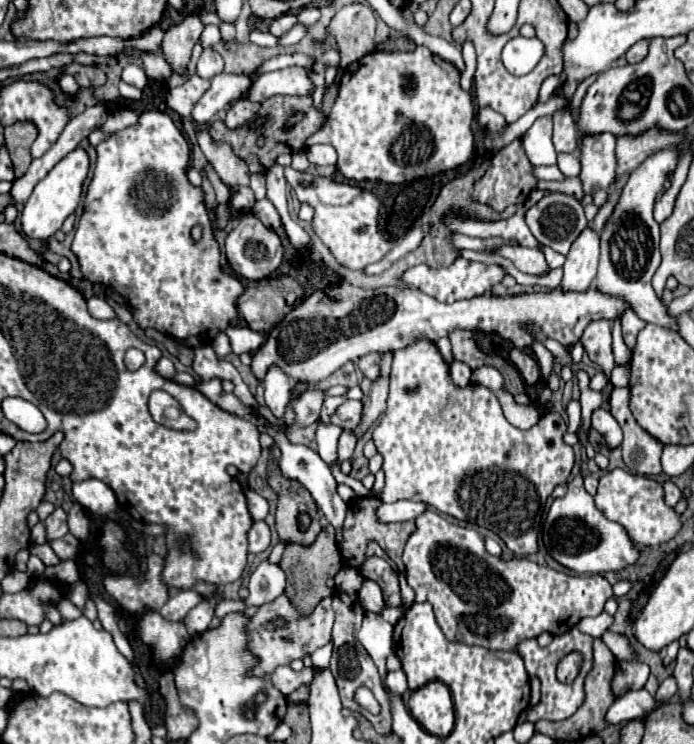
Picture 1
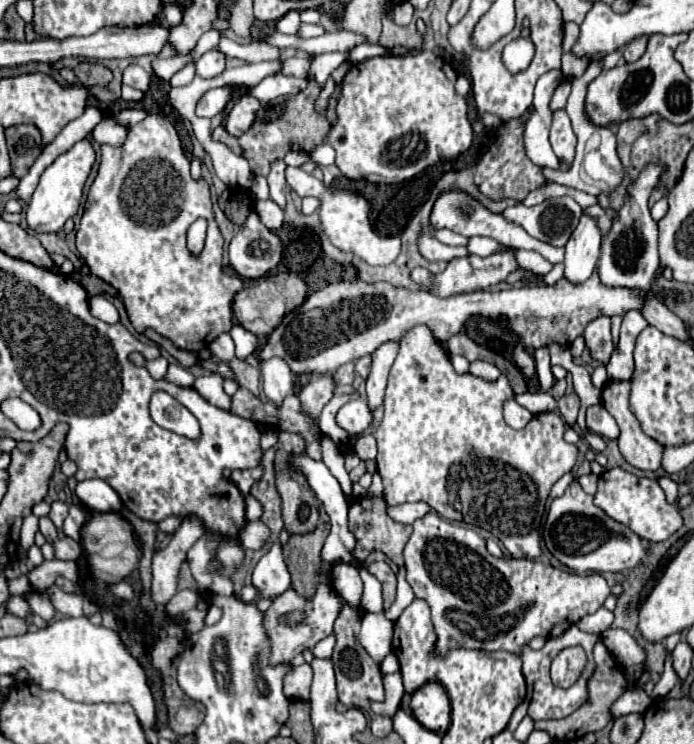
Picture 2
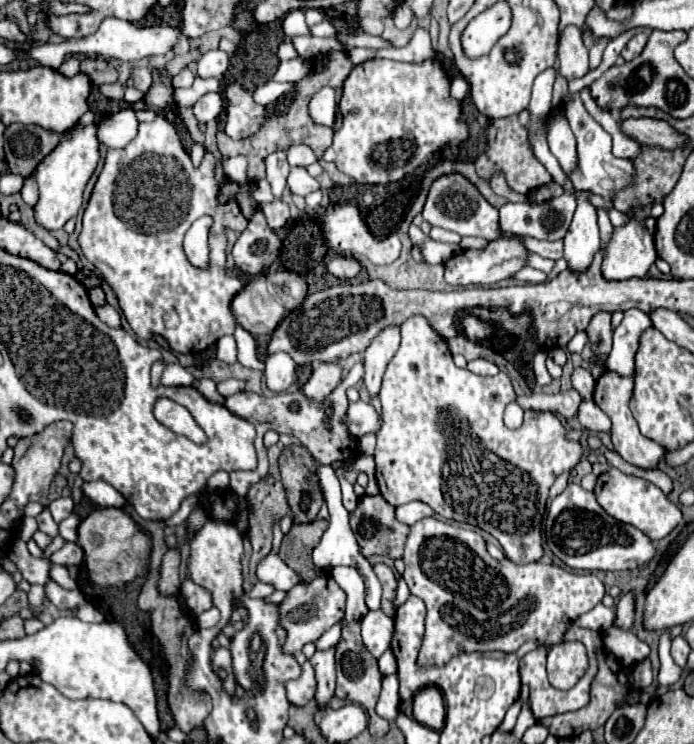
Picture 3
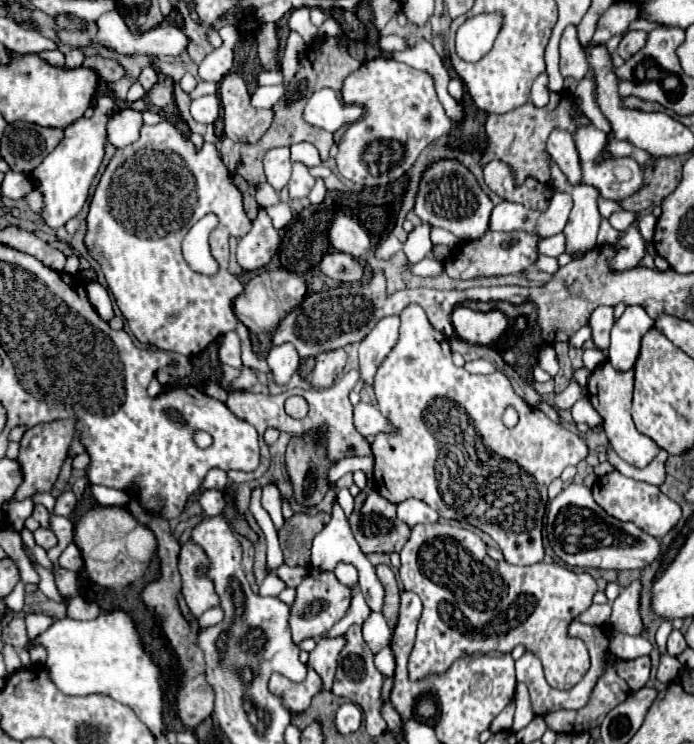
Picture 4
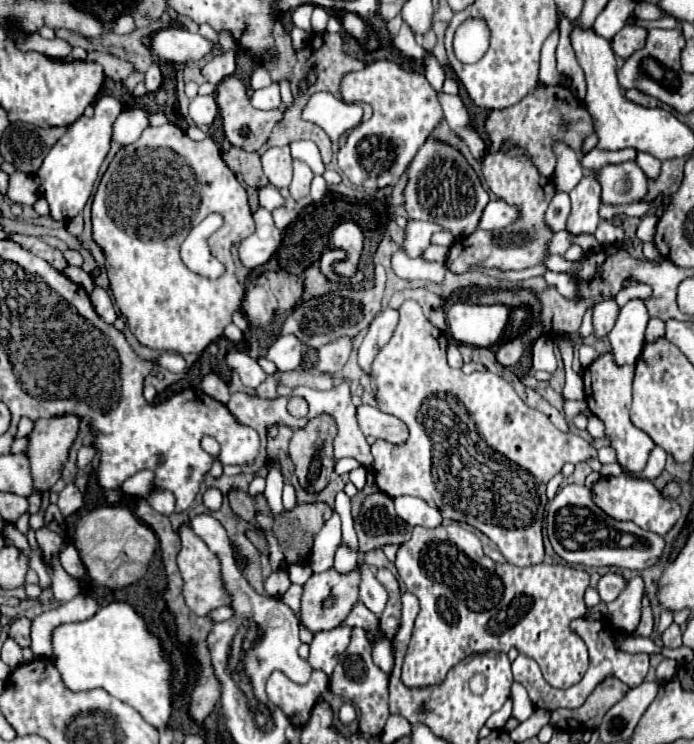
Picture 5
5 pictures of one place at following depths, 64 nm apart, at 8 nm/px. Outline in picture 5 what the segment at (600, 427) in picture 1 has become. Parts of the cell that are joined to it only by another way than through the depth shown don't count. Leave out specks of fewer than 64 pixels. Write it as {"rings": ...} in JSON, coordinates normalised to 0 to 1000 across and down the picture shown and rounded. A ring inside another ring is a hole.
{"rings":[[[810,538],[810,546],[813,546],[813,556],[818,559],[818,565],[824,565],[833,554],[844,554],[844,559],[853,559],[847,546],[841,540],[827,540],[827,538]]]}

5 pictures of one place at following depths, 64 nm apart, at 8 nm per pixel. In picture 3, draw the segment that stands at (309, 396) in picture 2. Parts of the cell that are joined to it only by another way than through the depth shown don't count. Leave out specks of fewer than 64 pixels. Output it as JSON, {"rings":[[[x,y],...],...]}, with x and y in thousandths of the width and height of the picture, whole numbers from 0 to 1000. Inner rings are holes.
{"rings":[[[458,487],[447,511],[438,516],[438,530],[450,538],[467,538],[493,511],[493,487]]]}

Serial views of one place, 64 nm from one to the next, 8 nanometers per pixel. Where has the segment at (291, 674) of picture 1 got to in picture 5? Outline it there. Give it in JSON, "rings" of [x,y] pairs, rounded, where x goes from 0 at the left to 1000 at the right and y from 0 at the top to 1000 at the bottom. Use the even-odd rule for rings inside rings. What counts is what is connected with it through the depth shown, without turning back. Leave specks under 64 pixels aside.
{"rings":[[[452,901],[444,919],[432,922],[412,911],[409,906],[395,903],[386,911],[386,938],[395,944],[421,970],[421,976],[435,978],[444,973],[452,941],[458,941],[458,933],[473,927],[473,911],[464,901]]]}

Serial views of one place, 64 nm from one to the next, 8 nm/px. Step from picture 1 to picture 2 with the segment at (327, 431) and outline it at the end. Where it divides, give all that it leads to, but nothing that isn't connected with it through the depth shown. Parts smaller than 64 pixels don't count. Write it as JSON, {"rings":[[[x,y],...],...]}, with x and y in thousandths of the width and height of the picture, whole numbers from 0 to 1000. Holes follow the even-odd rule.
{"rings":[[[467,586],[464,589],[464,610],[467,610],[467,624],[476,629],[476,634],[484,640],[484,645],[490,648],[493,653],[493,661],[499,667],[499,675],[504,677],[510,672],[510,664],[507,664],[507,648],[501,642],[501,634],[496,629],[496,613],[493,608],[484,602],[484,594],[478,594],[478,589]]]}

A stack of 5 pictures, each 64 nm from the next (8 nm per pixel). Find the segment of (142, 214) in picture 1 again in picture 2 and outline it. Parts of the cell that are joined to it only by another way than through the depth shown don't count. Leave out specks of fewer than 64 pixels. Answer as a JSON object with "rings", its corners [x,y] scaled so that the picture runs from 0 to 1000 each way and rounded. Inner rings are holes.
{"rings":[[[216,153],[190,169],[176,199],[147,196],[144,228],[127,258],[121,290],[110,312],[110,333],[135,371],[170,390],[184,427],[202,449],[207,449],[210,441],[219,441],[245,454],[254,468],[288,473],[337,438],[334,403],[337,395],[349,390],[349,376],[320,366],[323,320],[308,296],[303,250],[285,250],[274,237],[274,215],[262,202],[256,177],[233,153]],[[288,290],[300,296],[300,317],[291,344],[280,347],[268,333],[268,309]]]}

